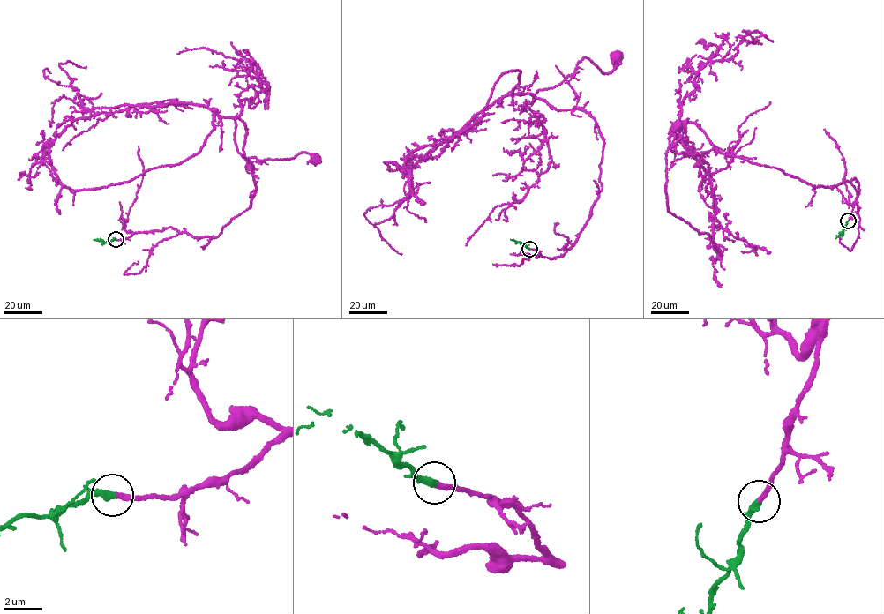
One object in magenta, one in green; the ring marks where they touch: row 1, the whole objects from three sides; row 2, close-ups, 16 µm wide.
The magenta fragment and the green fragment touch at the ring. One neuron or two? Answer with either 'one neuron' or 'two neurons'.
one neuron

